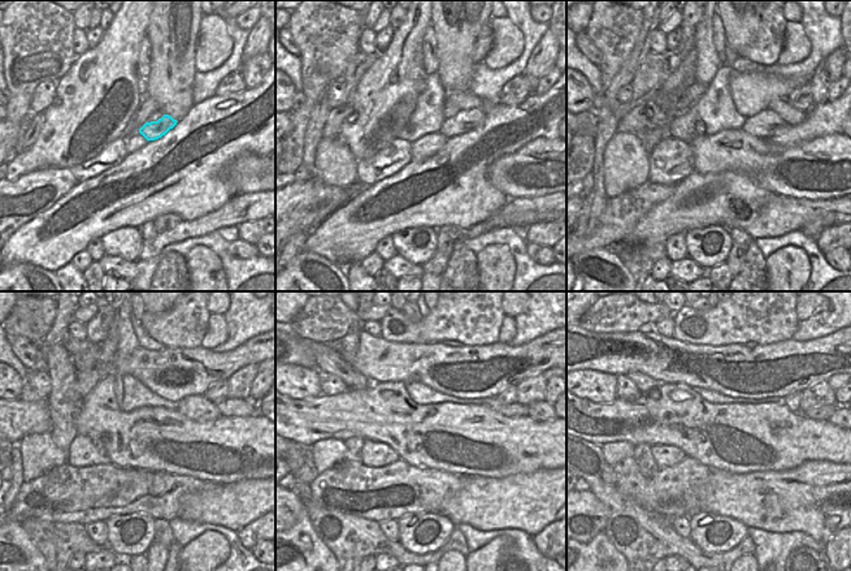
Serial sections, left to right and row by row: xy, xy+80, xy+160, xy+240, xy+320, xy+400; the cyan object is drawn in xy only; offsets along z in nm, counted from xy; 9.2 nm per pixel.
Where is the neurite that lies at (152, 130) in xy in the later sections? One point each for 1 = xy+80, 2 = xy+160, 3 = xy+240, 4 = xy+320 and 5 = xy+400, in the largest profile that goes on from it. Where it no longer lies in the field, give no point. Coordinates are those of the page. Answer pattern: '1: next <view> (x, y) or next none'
1: next xy+80 (465, 120)
2: next xy+160 (767, 121)
3: next xy+240 (196, 407)
4: next xy+320 (515, 409)
5: next xy+400 (821, 412)

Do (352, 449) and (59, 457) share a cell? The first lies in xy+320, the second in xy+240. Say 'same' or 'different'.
different

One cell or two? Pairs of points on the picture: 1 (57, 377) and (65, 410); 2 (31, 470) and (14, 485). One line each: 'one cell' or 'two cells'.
1: one cell
2: two cells

